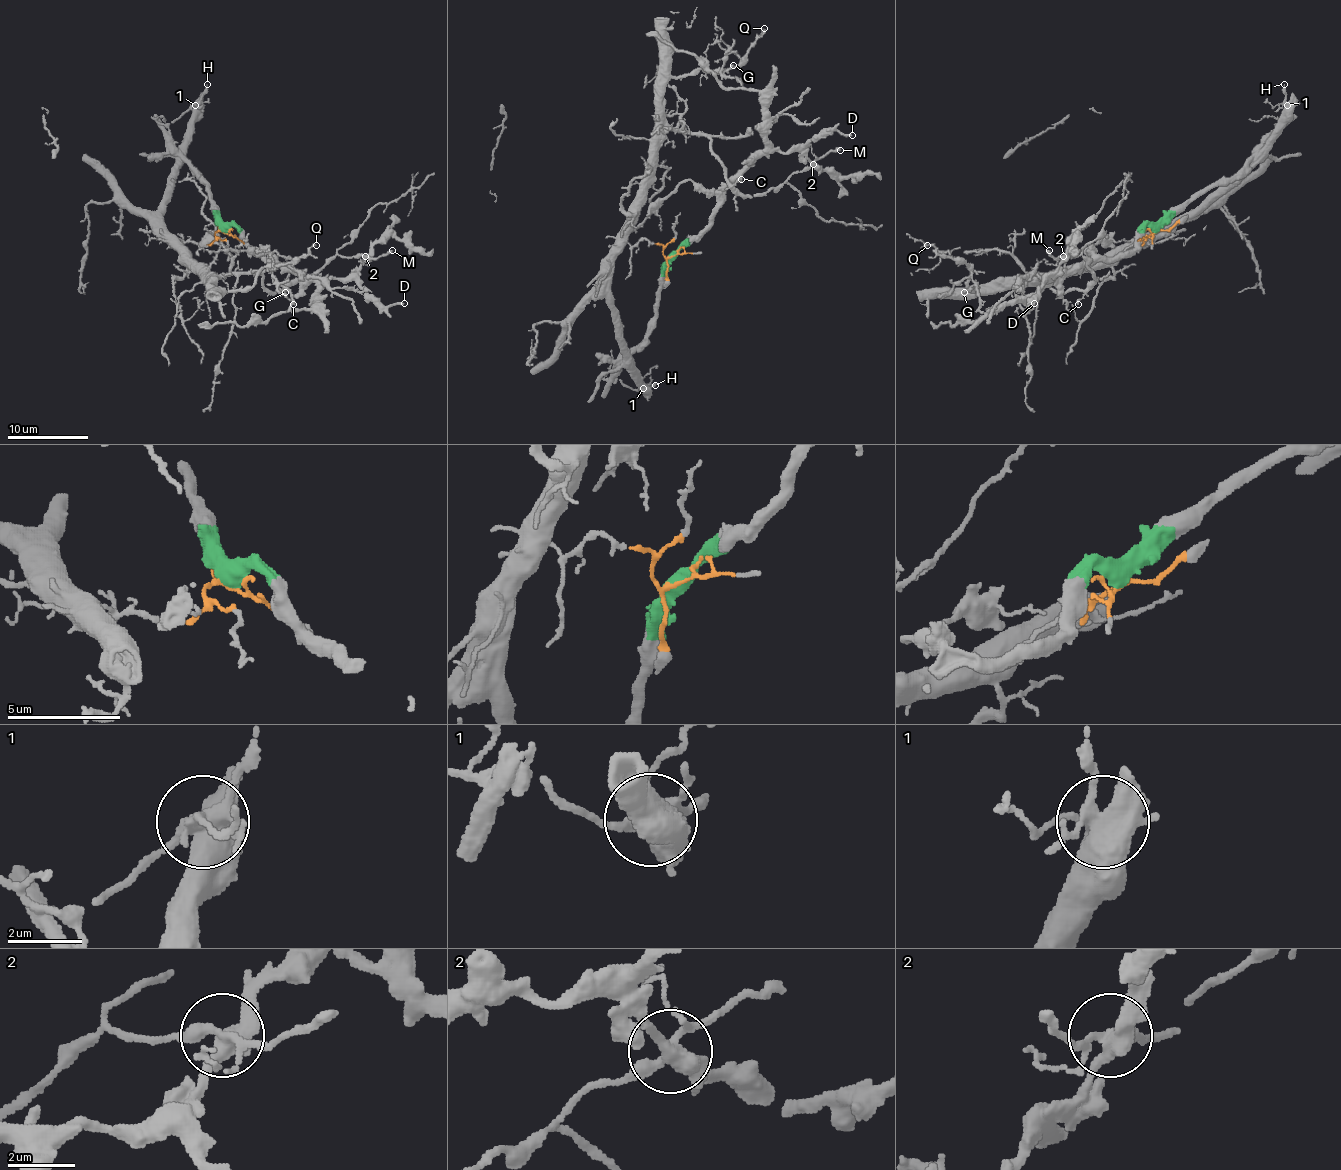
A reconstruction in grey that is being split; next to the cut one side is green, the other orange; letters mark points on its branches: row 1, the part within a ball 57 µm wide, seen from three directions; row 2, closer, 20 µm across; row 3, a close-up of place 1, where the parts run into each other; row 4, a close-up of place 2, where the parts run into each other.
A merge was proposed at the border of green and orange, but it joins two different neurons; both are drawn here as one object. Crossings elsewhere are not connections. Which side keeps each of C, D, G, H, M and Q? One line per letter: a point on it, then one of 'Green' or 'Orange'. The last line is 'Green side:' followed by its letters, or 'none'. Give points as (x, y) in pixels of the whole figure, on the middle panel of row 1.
C: Place: (741, 179). Orange
D: Place: (852, 135). Green
G: Place: (733, 65). Orange
H: Place: (655, 385). Green
M: Place: (840, 150). Orange
Q: Place: (764, 28). Orange
Green side: D, H

